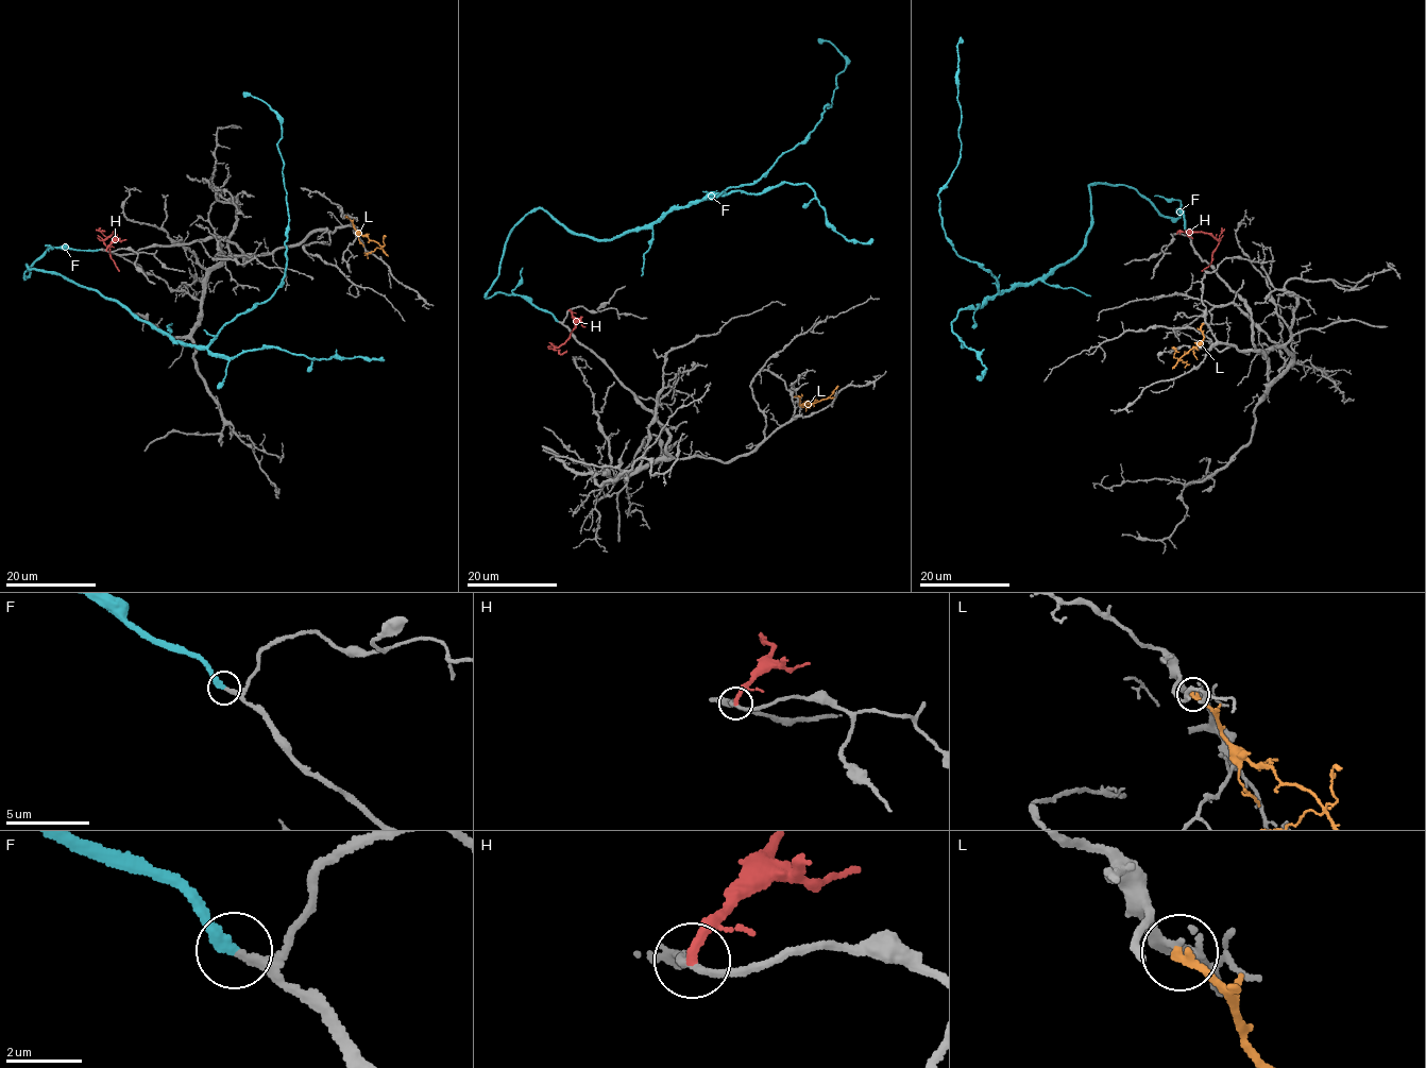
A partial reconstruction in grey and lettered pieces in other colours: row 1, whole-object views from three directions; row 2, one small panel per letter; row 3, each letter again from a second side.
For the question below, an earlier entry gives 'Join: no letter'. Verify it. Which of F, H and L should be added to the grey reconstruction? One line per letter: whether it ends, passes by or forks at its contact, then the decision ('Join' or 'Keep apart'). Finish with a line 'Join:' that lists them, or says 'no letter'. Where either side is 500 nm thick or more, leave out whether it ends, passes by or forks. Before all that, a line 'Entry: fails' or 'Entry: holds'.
Entry: fails
F: It ends there. Join
H: It ends there. Keep apart
L: It ends there. Keep apart
Join: F

